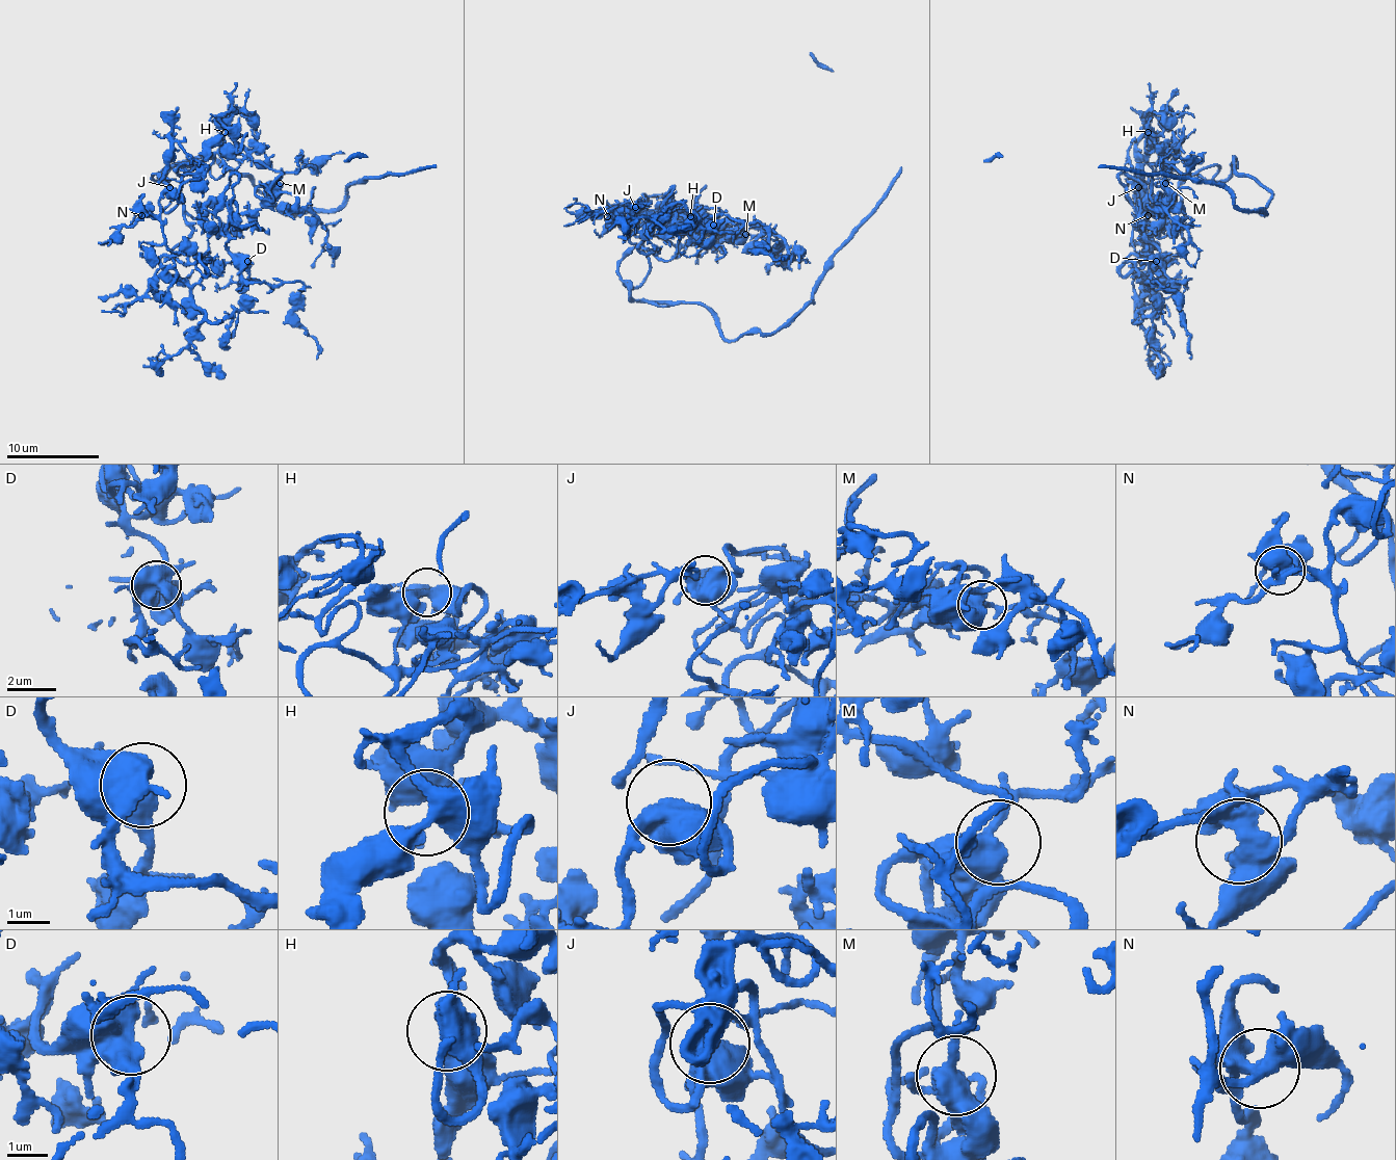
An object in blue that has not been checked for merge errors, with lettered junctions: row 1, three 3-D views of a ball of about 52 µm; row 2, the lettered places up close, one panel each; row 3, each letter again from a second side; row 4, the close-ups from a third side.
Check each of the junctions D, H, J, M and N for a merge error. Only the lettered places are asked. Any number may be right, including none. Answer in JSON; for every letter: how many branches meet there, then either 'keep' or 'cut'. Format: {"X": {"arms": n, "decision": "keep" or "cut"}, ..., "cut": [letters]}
{"D": {"arms": 3, "decision": "keep"}, "H": {"arms": 3, "decision": "keep"}, "J": {"arms": 3, "decision": "keep"}, "M": {"arms": 2, "decision": "keep"}, "N": {"arms": 6, "decision": "keep"}, "cut": []}

